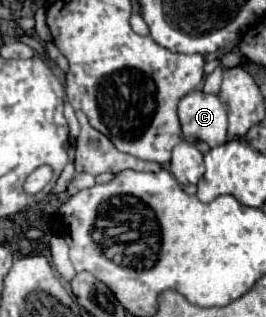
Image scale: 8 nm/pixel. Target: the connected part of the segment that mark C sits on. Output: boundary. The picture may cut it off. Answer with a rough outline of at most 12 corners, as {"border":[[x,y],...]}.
{"border":[[187,94],[179,120],[187,142],[227,142],[227,110],[215,94]]}

